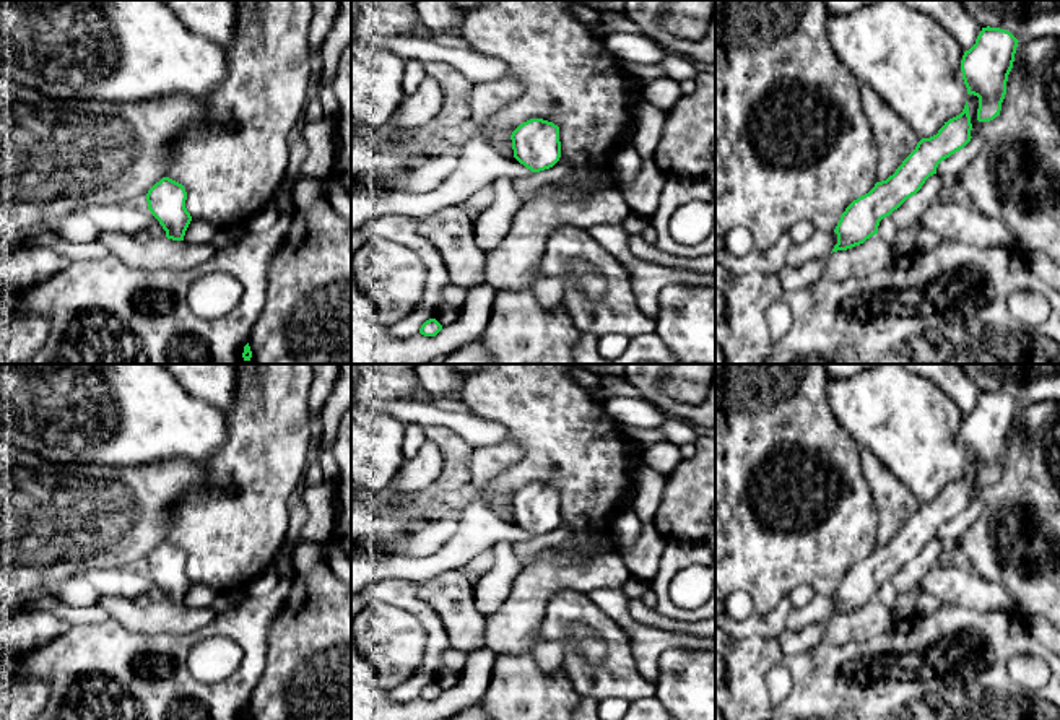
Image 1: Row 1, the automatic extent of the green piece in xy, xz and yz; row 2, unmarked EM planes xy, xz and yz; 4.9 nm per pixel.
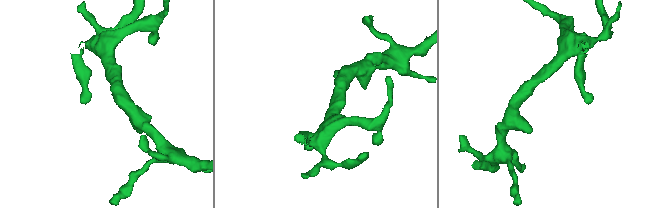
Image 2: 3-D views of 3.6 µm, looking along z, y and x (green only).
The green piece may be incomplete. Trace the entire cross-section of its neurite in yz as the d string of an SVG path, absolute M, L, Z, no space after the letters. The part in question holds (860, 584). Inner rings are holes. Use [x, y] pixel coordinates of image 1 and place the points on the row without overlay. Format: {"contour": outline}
{"contour": "M969 470L930 502L922 502L893 540L854 564L834 593L837 608L832 616L847 614L878 598L880 585L915 559L925 544L936 538L938 528L962 514L971 505Z"}

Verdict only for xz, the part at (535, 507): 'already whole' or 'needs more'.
already whole

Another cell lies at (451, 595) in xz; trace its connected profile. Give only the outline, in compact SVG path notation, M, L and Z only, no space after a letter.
M460 570L415 582L418 598L442 619L450 645L467 652L483 647L486 635L486 619L475 606L473 585Z

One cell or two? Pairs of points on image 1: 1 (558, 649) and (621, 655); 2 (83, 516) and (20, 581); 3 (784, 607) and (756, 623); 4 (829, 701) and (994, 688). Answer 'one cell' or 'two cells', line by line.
1: two cells
2: one cell
3: one cell
4: one cell

